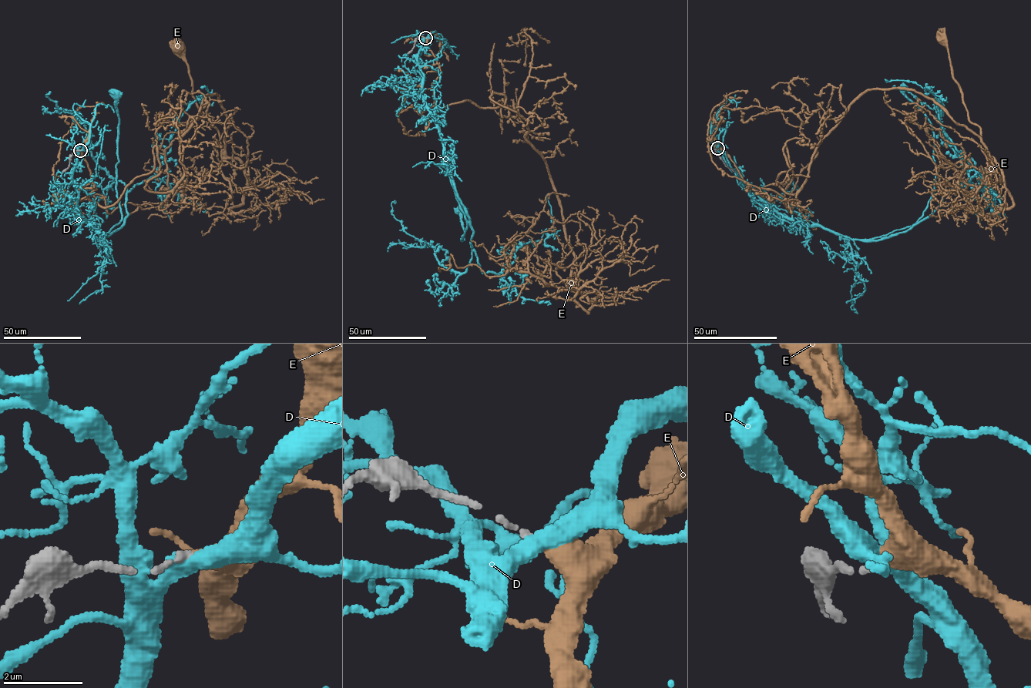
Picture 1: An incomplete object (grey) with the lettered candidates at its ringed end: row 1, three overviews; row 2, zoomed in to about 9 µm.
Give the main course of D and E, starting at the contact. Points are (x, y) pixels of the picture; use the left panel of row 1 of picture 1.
D: (80, 150), (72, 177), (78, 193), (77, 209), (104, 234), (122, 219), (116, 187), (117, 94)
E: (80, 149), (90, 202), (113, 205), (156, 145), (145, 186), (170, 191), (216, 94), (223, 158), (176, 46)

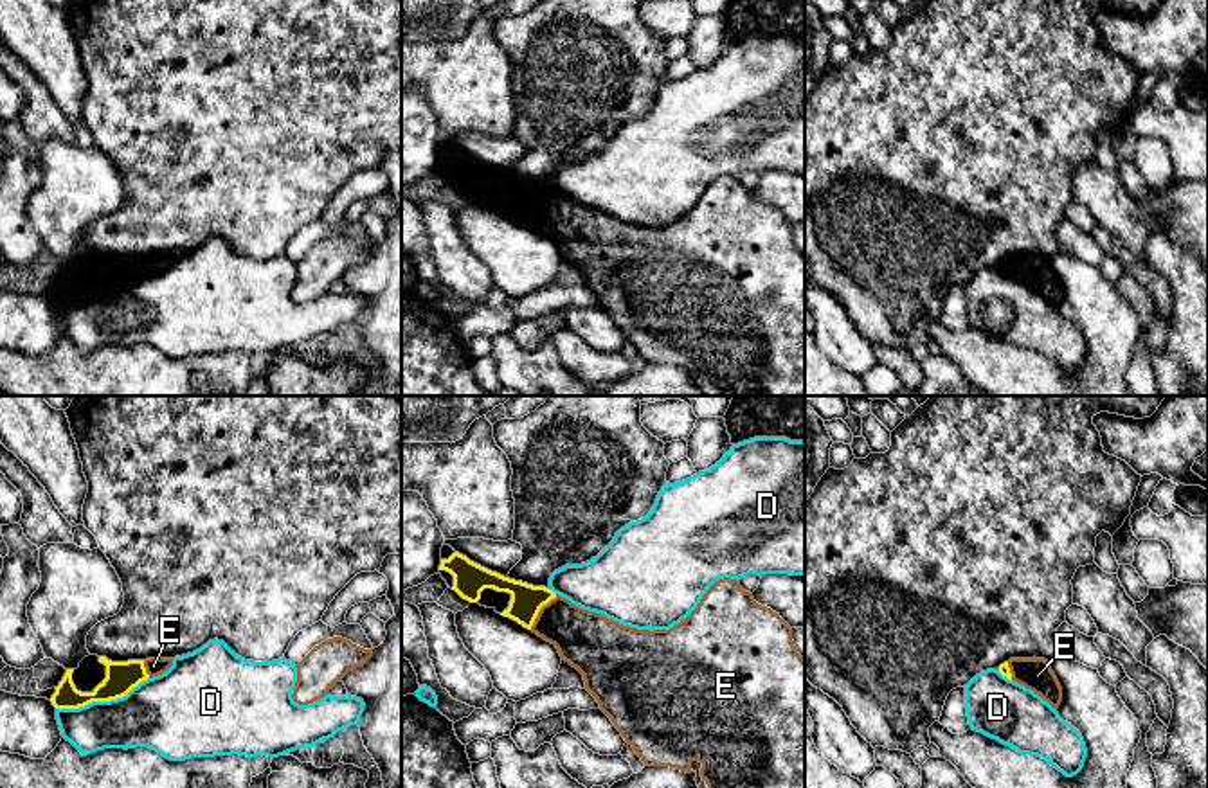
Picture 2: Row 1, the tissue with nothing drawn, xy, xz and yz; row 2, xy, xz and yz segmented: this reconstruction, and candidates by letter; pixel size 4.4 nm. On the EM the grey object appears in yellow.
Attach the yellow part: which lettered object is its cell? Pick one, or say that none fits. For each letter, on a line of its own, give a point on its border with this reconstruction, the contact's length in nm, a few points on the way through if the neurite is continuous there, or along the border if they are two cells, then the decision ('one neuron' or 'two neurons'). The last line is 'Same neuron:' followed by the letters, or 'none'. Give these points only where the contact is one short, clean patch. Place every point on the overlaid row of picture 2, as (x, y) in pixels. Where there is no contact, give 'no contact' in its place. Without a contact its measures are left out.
D: xy (101, 700) | 440 nm | two neurons
E: xz (539, 610) | 200 nm | across xz (526, 599), (539, 610), (585, 639) | one neuron
Same neuron: E

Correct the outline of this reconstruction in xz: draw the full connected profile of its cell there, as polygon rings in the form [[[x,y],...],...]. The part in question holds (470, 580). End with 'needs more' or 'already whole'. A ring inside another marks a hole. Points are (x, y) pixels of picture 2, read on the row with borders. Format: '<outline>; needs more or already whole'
[[[454,552],[448,560],[441,560],[439,570],[446,570],[454,576],[452,590],[455,590],[463,599],[470,603],[477,603],[484,588],[508,592],[511,595],[511,601],[500,615],[517,621],[524,628],[556,646],[560,657],[583,675],[585,689],[596,698],[599,709],[610,718],[614,727],[636,750],[645,766],[670,766],[691,774],[691,763],[699,761],[702,765],[700,777],[708,784],[708,788],[805,788],[805,658],[798,653],[794,646],[792,628],[780,617],[780,613],[758,604],[753,594],[745,592],[736,579],[724,578],[715,581],[702,595],[697,608],[686,619],[682,619],[670,630],[650,631],[623,626],[601,613],[583,610],[545,587],[533,587],[504,578],[470,561],[459,552]]]; needs more

